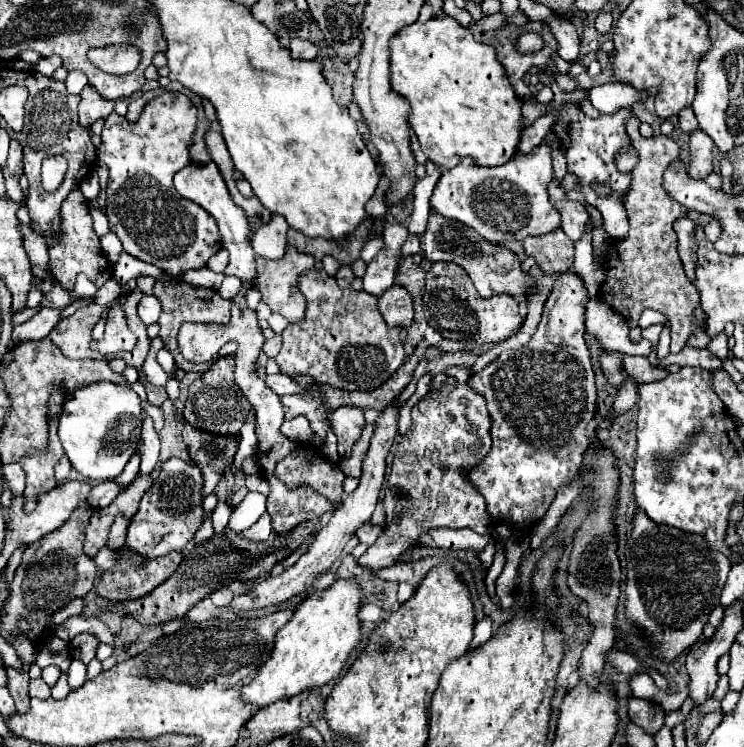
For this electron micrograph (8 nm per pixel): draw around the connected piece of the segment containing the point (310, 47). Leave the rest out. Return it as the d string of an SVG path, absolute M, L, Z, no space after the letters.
M294 38L290 42L290 52L292 52L292 58L298 58L298 60L314 60L318 54L318 48L310 40Z

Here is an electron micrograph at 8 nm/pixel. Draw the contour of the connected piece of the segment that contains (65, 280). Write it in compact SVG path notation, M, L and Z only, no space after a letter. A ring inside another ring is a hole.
M84 198L84 216L82 216L82 210L78 210L78 206L74 206L74 202L64 202L60 216L62 216L62 232L64 234L60 236L60 240L48 242L54 278L60 282L60 286L64 290L74 290L74 282L76 282L78 274L86 274L88 280L96 284L96 288L104 286L104 282L110 280L110 276L112 276L112 266L110 266L110 262L106 262L102 248L100 248L100 238L92 228L88 200Z

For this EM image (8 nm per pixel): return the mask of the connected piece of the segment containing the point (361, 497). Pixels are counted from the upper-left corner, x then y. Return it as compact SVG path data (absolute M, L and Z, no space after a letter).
M386 406L382 410L382 414L378 416L376 420L376 426L374 426L374 434L372 434L372 440L370 440L370 448L368 448L368 454L364 458L364 464L362 464L362 476L360 476L360 484L358 488L348 494L342 502L342 506L332 514L330 522L318 532L318 536L312 540L308 552L288 570L284 570L280 576L268 576L266 580L262 582L256 582L248 592L244 594L238 594L234 596L232 600L232 608L236 610L252 610L252 608L264 608L264 606L272 606L272 604L278 604L278 602L284 602L300 592L304 592L306 588L312 586L312 582L322 574L322 572L328 572L330 566L340 558L346 542L350 540L350 536L364 524L372 518L372 512L376 508L376 502L378 502L378 496L380 496L380 488L384 484L384 474L386 474L386 456L390 454L390 448L392 448L392 440L396 438L396 430L398 430L398 416L400 416L400 406Z

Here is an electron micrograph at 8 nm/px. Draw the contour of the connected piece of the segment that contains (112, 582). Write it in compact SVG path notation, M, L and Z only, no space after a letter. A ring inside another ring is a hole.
M166 554L156 560L148 560L144 568L132 566L128 560L118 560L112 572L102 572L96 592L114 602L134 600L150 594L156 586L168 580L180 566L182 554Z

